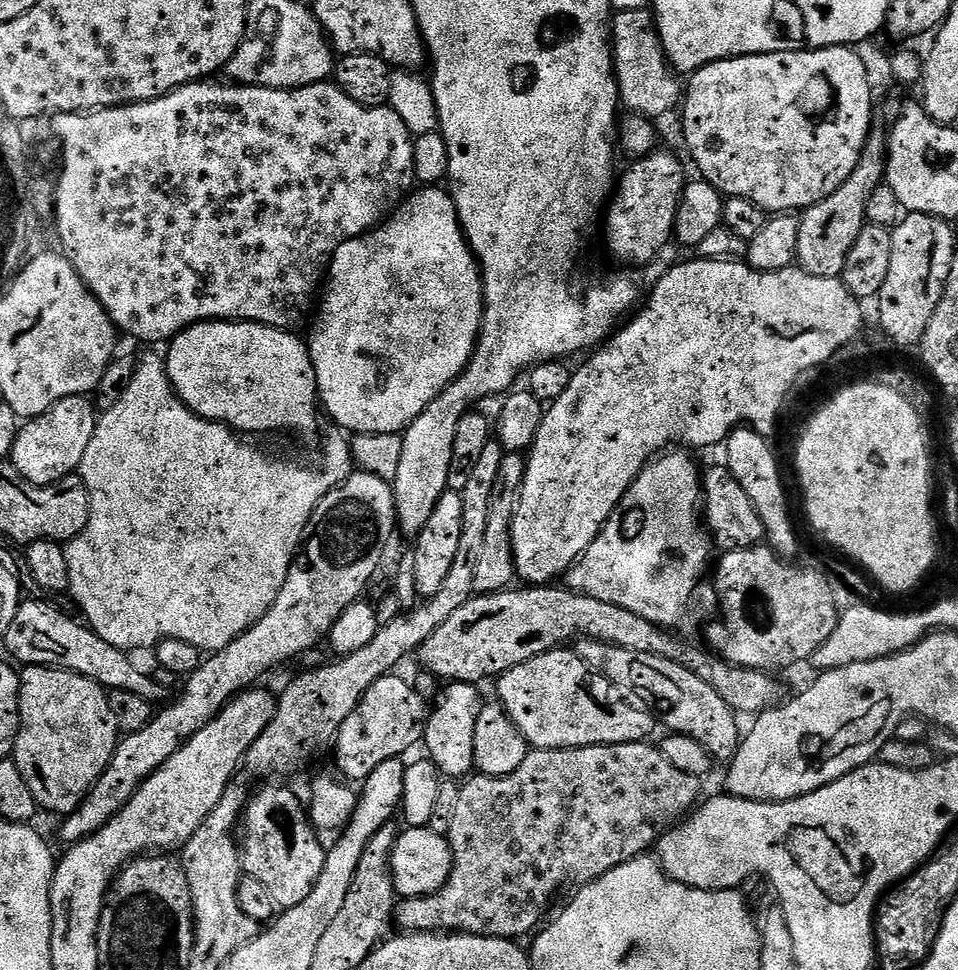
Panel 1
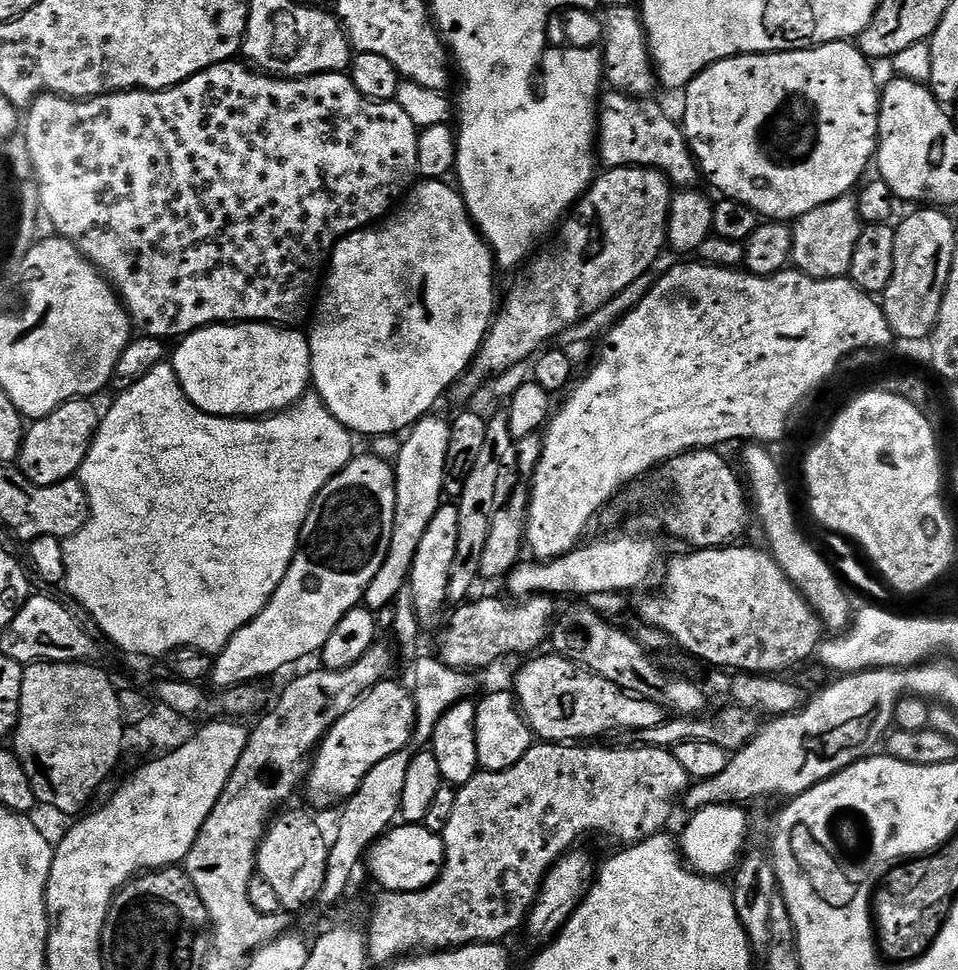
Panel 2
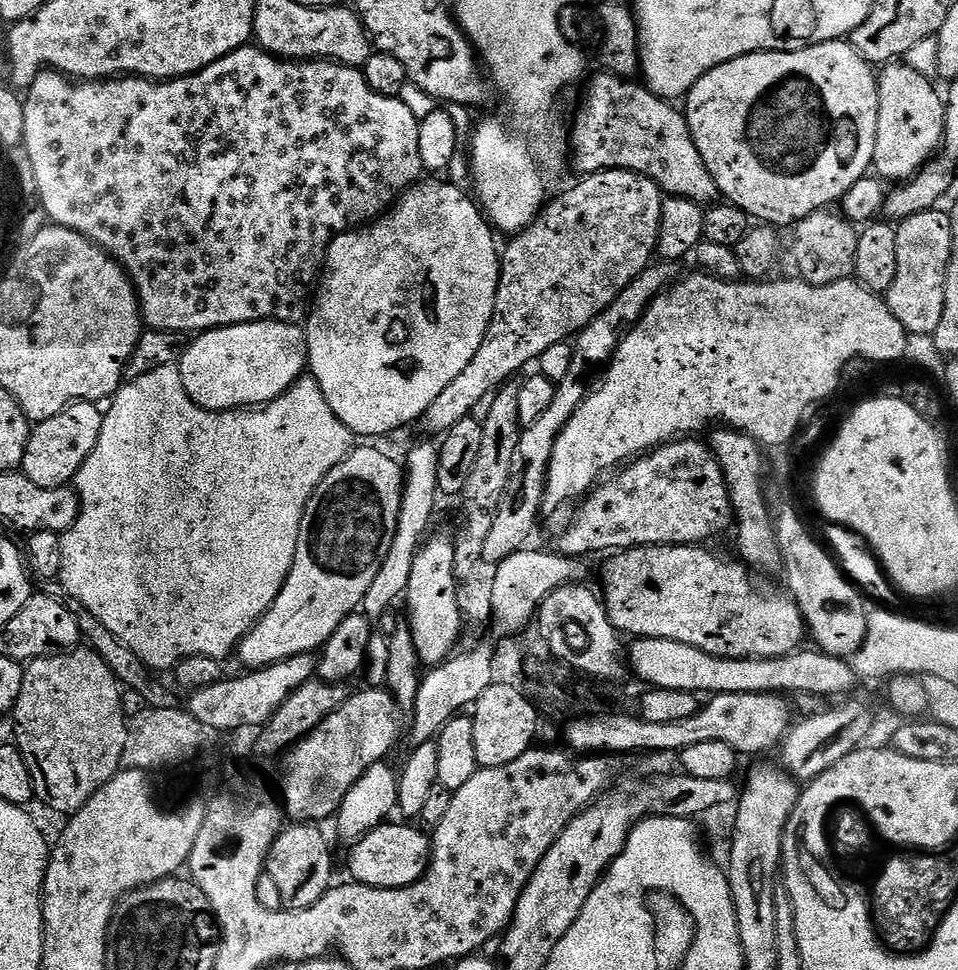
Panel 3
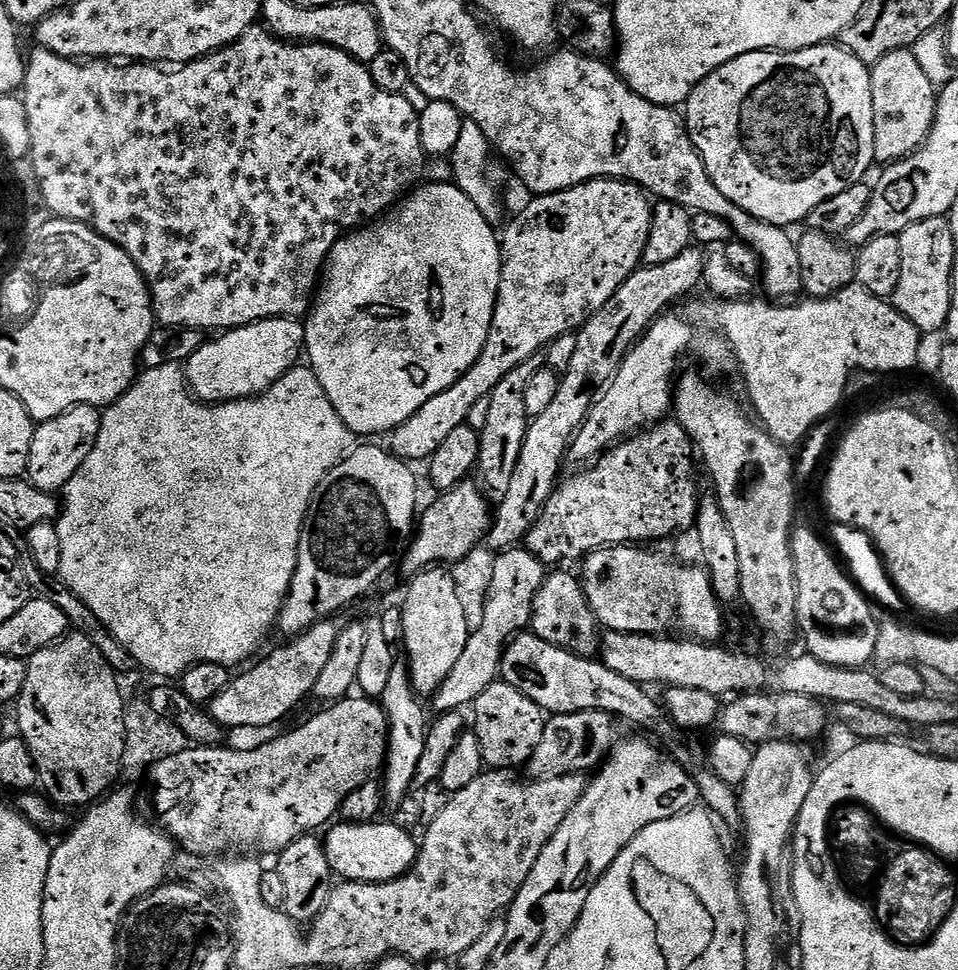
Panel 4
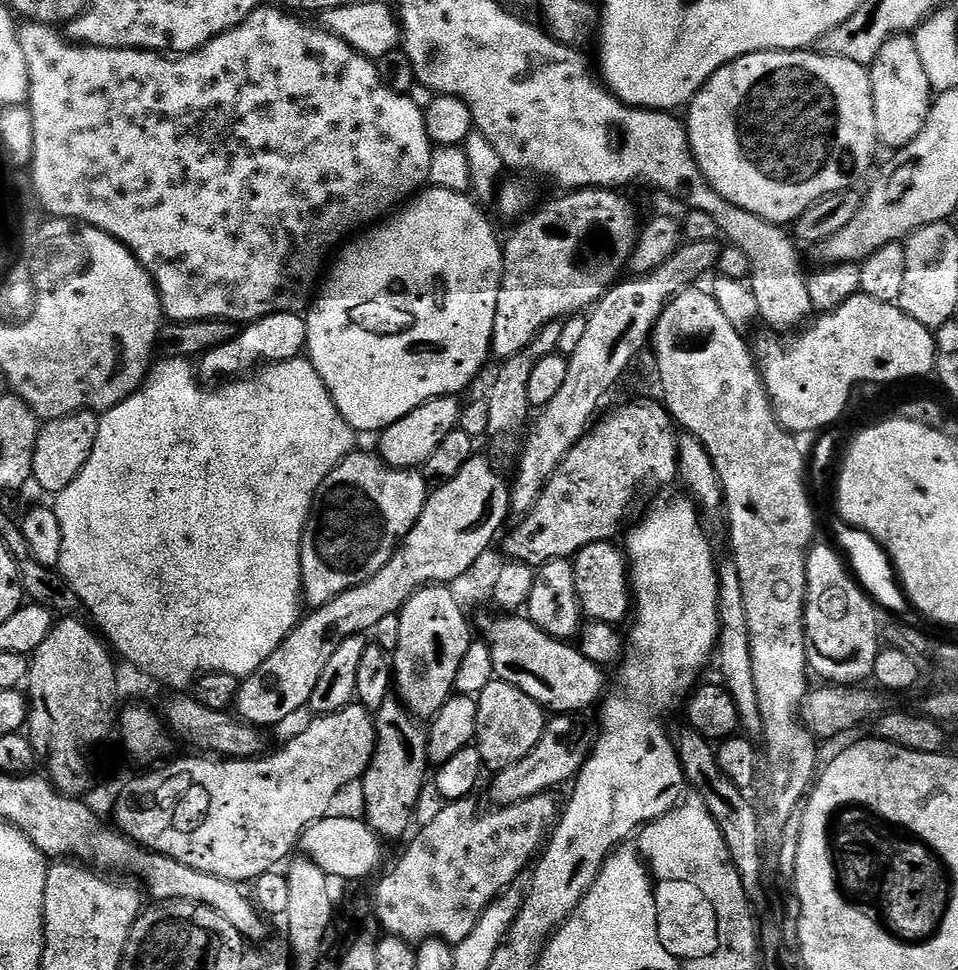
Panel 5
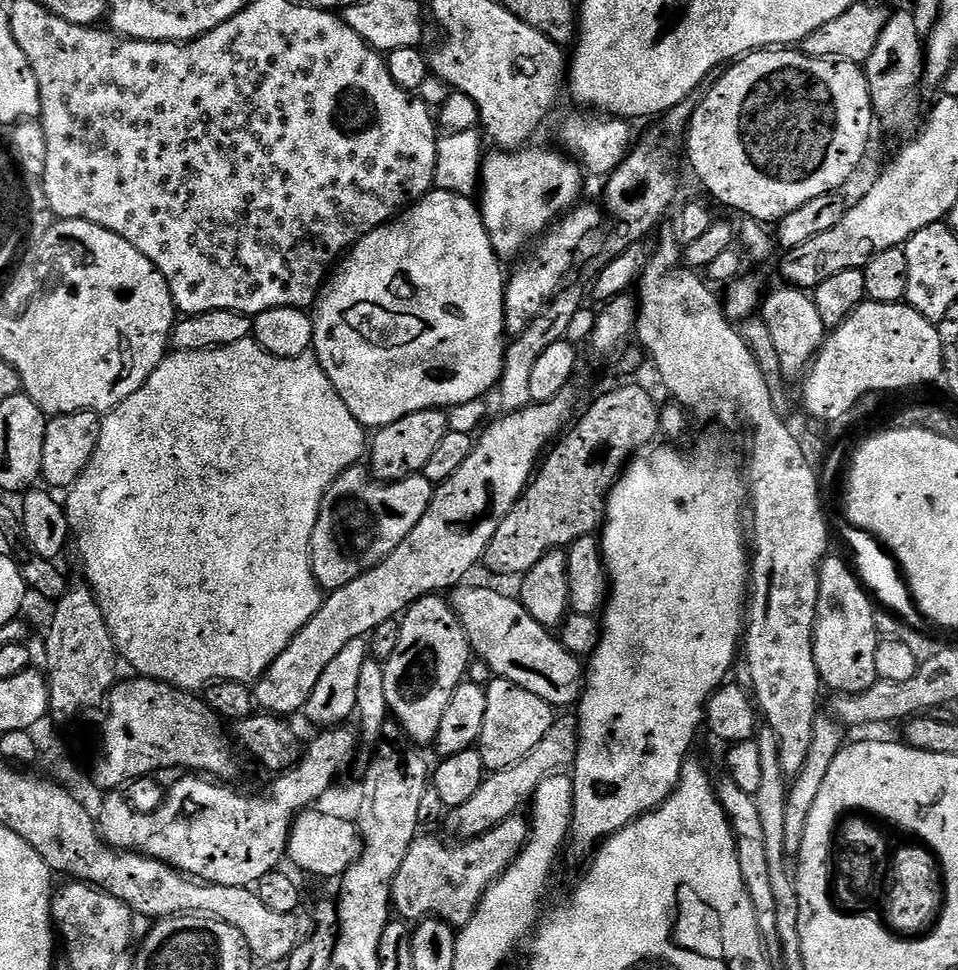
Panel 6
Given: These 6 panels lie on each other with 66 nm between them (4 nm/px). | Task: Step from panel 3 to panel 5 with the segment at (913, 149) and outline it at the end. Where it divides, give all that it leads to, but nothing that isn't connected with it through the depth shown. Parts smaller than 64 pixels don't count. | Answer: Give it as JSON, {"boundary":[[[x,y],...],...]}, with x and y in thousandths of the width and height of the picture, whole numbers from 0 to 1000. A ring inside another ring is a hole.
{"boundary":[[[936,35],[916,52],[916,60],[908,68],[910,100],[912,101],[912,122],[914,123],[914,143],[927,155],[938,155],[958,142],[969,114],[975,106],[975,96],[962,72],[962,60],[958,60],[958,47],[948,35]]]}

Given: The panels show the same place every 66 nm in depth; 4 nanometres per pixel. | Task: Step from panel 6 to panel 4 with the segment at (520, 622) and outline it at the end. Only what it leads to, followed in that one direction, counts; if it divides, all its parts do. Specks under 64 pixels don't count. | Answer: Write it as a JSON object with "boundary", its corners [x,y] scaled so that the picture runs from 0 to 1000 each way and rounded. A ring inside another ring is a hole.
{"boundary":[[[548,649],[534,657],[530,667],[526,670],[526,680],[522,685],[522,697],[532,707],[545,711],[545,715],[549,715],[549,720],[553,720],[562,729],[567,730],[569,735],[577,738],[599,736],[608,732],[628,732],[648,743],[657,742],[668,753],[672,749],[672,742],[681,746],[681,726],[686,719],[682,714],[676,714],[680,712],[674,711],[673,706],[658,703],[658,699],[649,699],[649,695],[641,695],[641,691],[637,691],[625,679],[595,674],[562,658],[554,649]]]}

